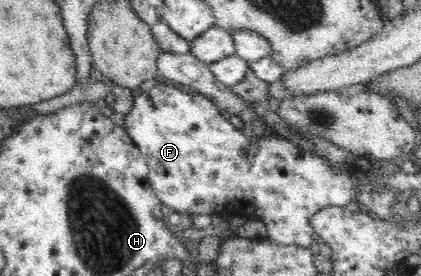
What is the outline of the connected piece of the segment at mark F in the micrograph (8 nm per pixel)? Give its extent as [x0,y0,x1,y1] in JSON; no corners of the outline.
[124,82,361,248]

